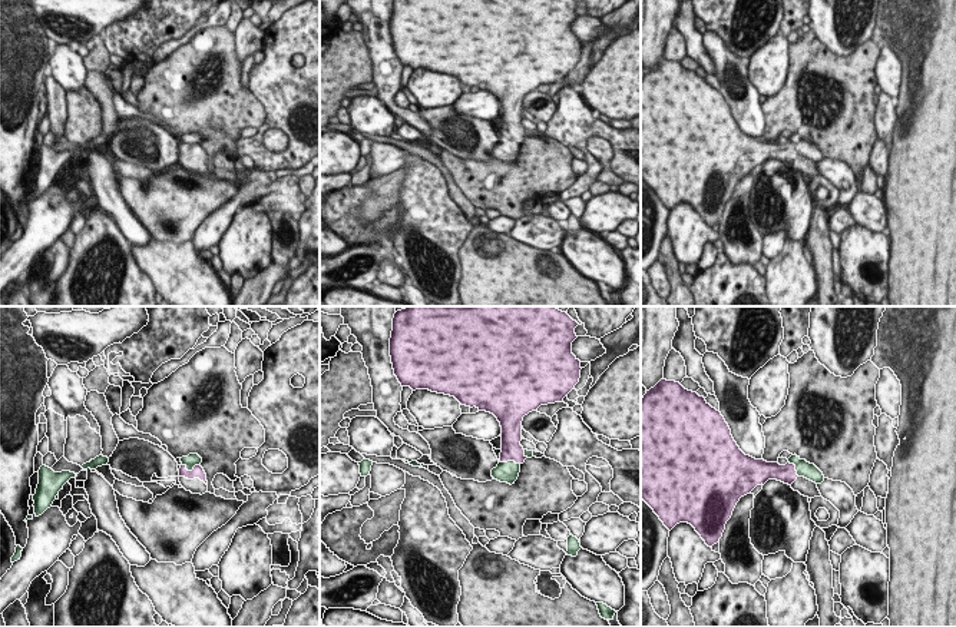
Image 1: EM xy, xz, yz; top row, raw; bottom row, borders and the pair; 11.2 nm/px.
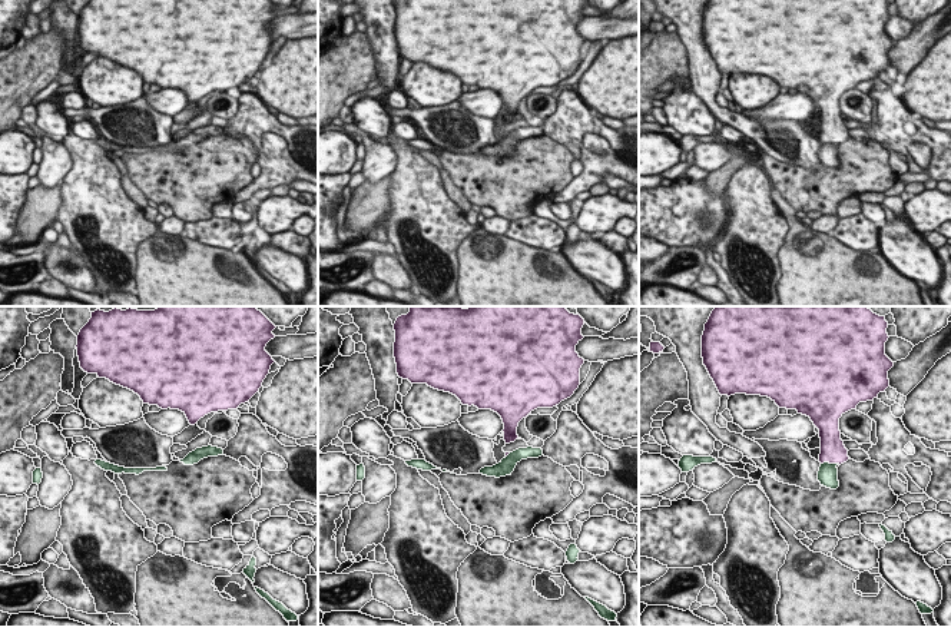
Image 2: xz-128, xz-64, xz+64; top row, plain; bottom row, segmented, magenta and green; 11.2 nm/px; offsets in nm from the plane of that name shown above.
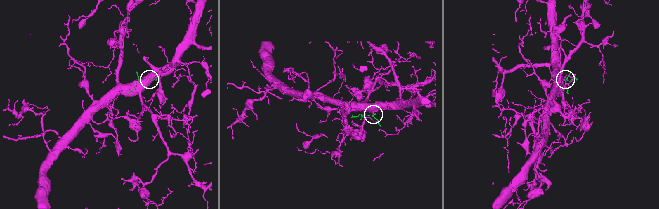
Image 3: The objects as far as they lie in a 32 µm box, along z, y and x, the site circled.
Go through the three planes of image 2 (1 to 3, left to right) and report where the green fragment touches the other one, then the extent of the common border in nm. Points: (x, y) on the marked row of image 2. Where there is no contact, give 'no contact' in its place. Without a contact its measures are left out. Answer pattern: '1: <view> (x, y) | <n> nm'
1: no contact
2: xz-64 (507, 454) | 110 nm
3: xz+64 (831, 463) | 220 nm

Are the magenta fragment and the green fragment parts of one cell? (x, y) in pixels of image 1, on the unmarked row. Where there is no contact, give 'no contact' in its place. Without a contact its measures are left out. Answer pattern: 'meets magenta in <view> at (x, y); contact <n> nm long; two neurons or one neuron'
meets magenta in xy at (187, 149); contact 240 nm long; two neurons

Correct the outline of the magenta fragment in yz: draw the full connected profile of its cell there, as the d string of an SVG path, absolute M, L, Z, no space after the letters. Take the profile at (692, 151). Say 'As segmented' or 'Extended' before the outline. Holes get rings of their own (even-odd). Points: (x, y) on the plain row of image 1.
Extended. M661 59L646 70L641 79L641 178L654 189L671 210L679 202L691 203L708 226L720 222L727 200L741 176L768 159L788 163L801 175L820 176L817 163L798 156L795 145L787 142L767 142L745 135L731 115L731 109L720 90L712 87L704 76L685 69L679 62Z

